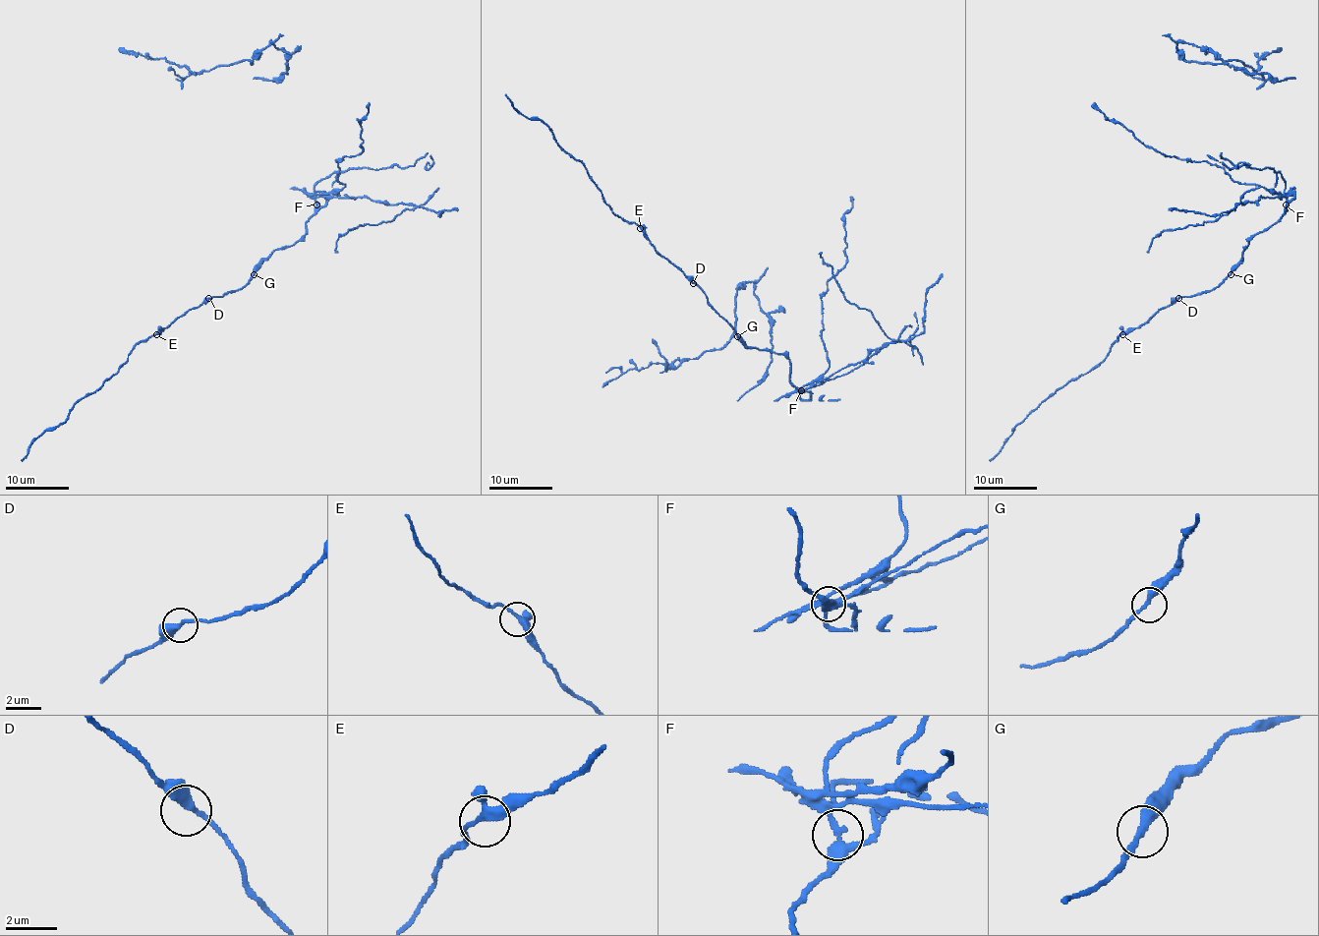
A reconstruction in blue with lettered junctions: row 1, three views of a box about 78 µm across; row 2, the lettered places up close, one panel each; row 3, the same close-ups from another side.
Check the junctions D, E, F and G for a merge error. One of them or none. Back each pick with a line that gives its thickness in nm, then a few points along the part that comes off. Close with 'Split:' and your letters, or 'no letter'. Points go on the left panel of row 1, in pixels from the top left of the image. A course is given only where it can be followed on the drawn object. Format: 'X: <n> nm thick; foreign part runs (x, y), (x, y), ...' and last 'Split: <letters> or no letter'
F: 280 nm thick
Split: F

